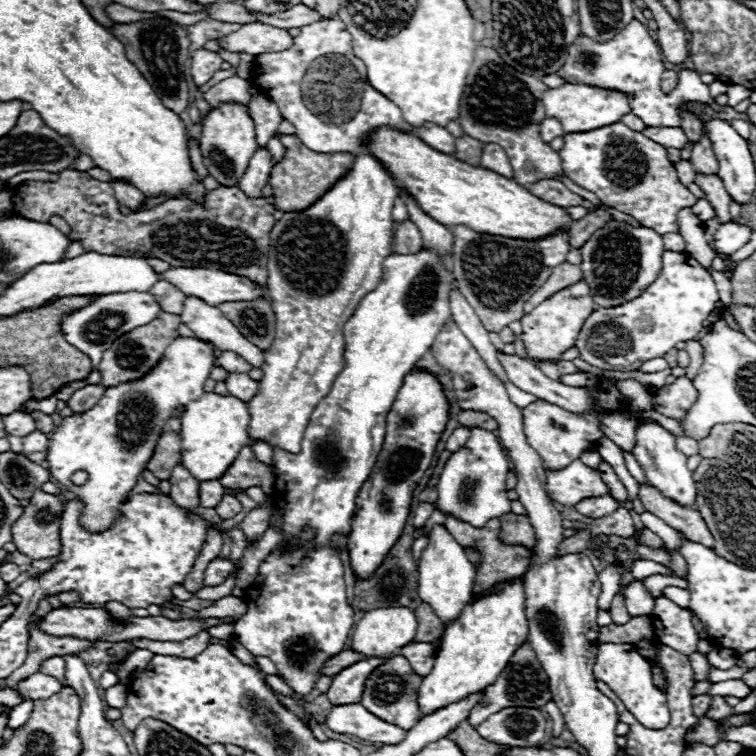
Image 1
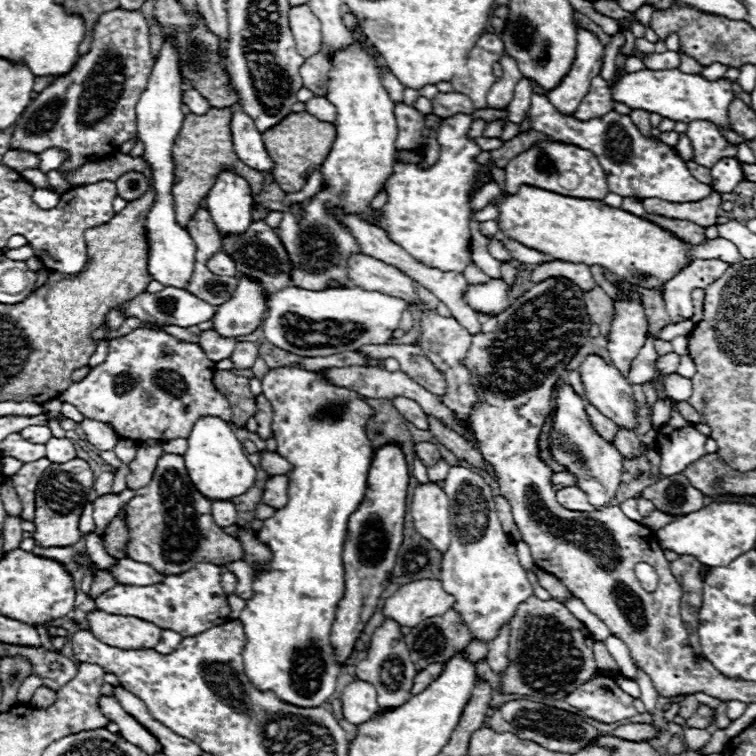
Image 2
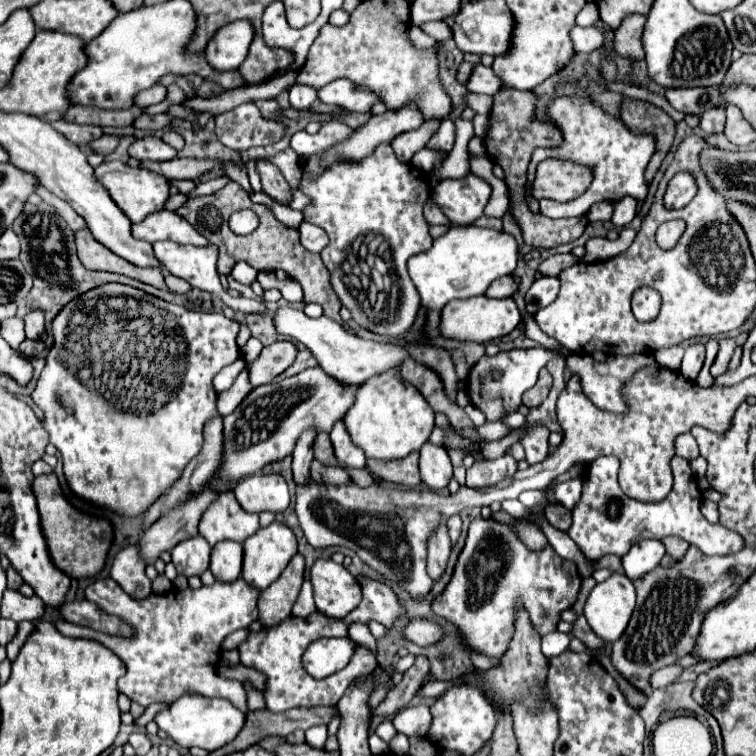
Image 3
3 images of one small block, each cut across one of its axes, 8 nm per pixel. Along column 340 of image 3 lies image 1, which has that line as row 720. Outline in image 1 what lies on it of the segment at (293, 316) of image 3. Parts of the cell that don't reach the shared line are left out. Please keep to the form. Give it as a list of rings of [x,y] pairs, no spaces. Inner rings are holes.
[[[360,702],[332,706],[326,724],[330,726],[330,730],[338,734],[352,734],[352,736],[358,736],[370,742],[382,742],[382,744],[396,744],[406,736],[402,728],[396,728],[372,716],[372,712],[368,712]]]

